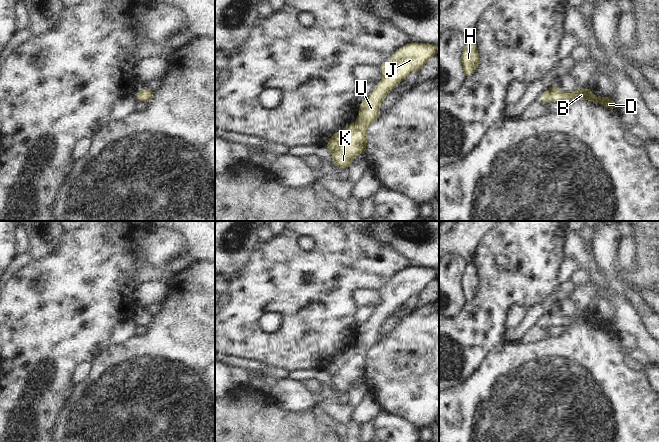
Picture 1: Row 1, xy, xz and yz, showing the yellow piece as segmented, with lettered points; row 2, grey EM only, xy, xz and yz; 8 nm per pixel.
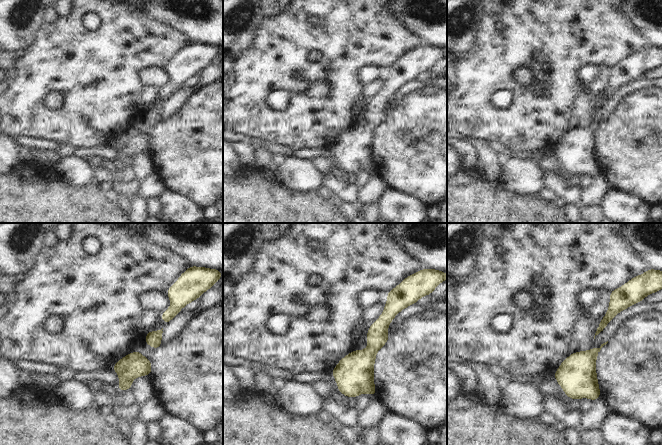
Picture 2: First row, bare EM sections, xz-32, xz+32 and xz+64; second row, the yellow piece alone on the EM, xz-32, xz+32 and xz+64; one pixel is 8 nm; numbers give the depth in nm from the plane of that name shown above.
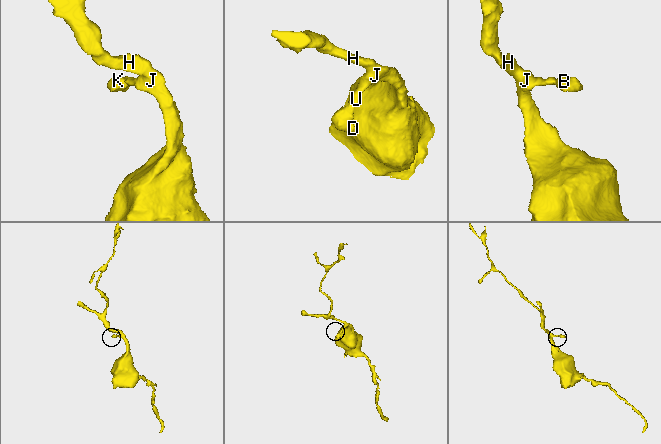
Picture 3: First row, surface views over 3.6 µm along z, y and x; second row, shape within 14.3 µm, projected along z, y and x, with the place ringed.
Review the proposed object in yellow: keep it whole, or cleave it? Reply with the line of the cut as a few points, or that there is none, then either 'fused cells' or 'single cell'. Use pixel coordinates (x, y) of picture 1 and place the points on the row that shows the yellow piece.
cut none; single cell

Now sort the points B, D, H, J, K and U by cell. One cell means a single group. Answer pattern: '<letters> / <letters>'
B D H J K U

